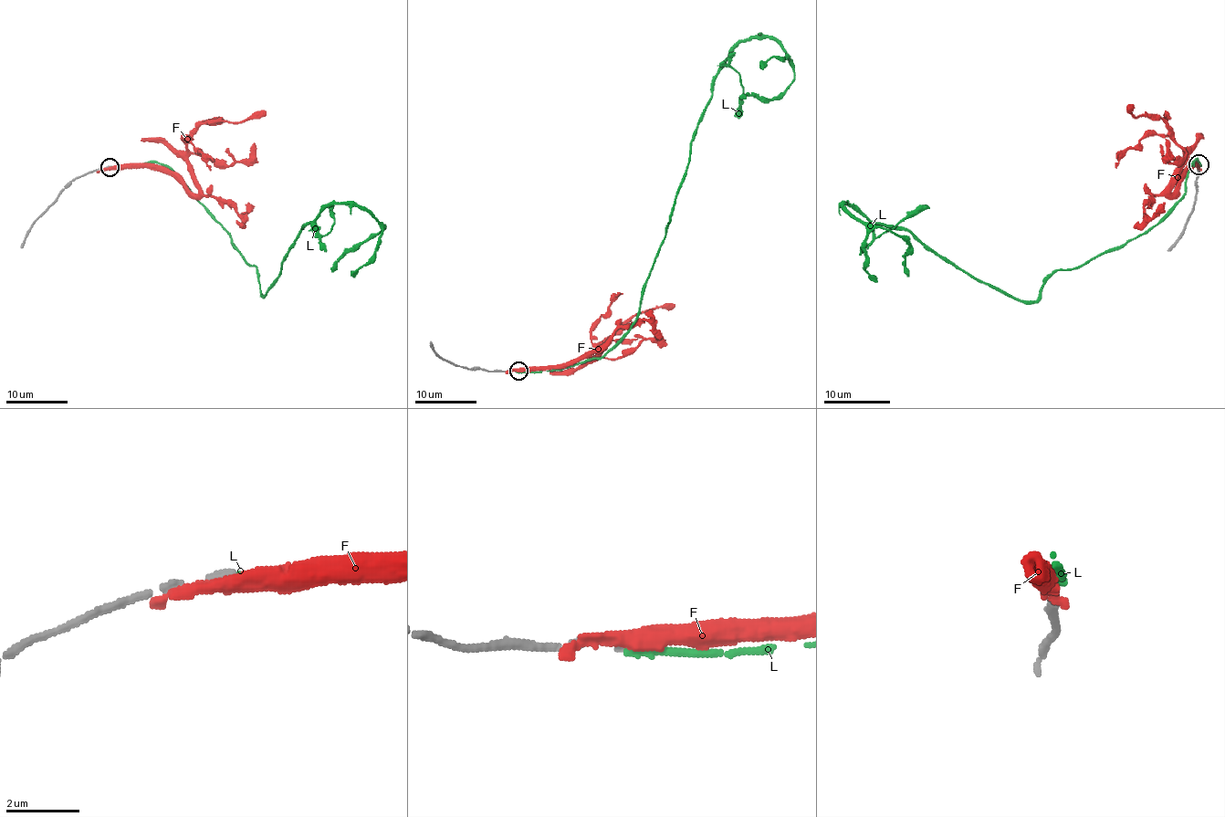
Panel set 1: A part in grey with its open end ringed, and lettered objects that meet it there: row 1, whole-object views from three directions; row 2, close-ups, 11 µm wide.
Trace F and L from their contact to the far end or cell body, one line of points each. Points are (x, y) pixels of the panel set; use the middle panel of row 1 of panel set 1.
F: (517, 371), (565, 368), (607, 343), (596, 356), (596, 348), (634, 315), (675, 304)
L: (518, 371), (601, 359), (628, 330), (720, 64), (740, 42), (772, 37), (794, 79), (772, 99), (740, 99)

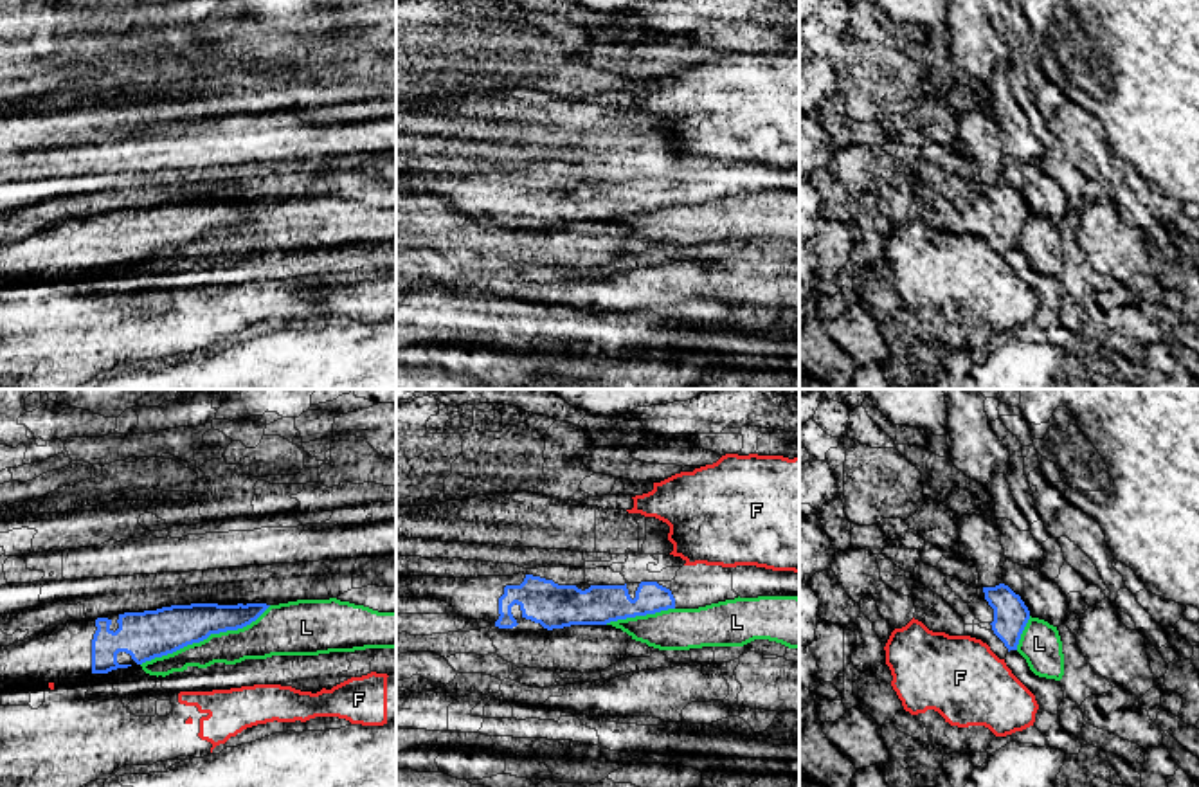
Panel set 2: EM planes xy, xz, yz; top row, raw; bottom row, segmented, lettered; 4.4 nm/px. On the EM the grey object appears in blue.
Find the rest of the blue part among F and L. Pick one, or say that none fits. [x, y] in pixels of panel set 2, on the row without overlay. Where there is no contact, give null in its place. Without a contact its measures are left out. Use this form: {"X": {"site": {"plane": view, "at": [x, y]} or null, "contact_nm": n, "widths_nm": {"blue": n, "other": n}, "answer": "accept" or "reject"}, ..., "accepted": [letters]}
{"F": {"site": null, "answer": "reject"}, "L": {"site": {"plane": "xy", "at": [206, 235]}, "contact_nm": 650, "widths_nm": {"blue": 220, "other": 170}, "answer": "reject"}, "accepted": []}

